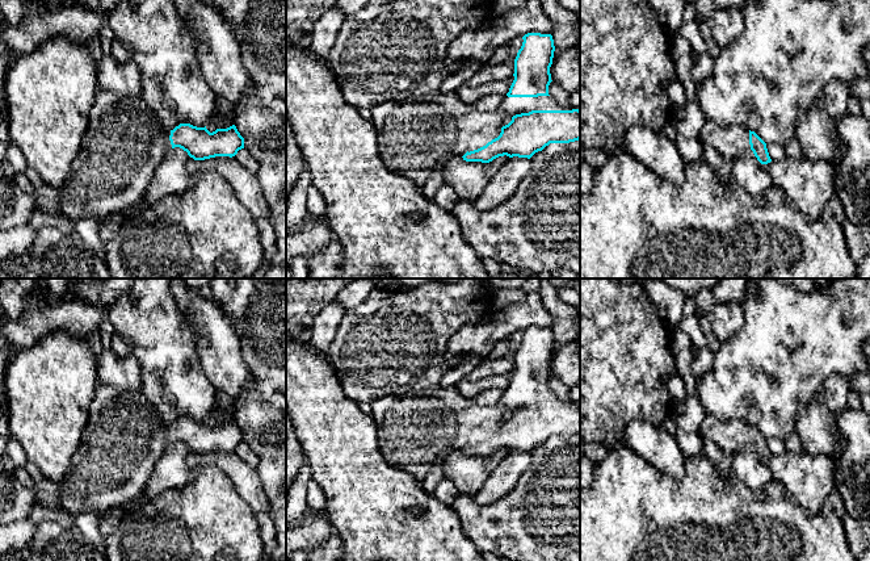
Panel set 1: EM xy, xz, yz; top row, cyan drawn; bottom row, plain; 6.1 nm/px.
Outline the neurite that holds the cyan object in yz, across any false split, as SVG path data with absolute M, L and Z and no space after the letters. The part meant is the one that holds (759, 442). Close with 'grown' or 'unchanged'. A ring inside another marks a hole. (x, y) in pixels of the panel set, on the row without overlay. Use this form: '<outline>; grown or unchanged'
M705 414L698 434L714 441L724 456L734 459L745 444L752 444L761 459L772 456L766 438L755 427L739 418L720 420L714 415Z; grown

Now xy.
M100 385L89 406L88 423L67 476L60 481L39 481L33 489L22 485L0 461L0 526L29 519L35 505L71 515L100 514L113 506L142 497L156 462L171 443L180 441L194 455L235 451L244 443L244 432L232 419L210 427L206 420L180 418L171 426L161 423L156 409L138 392L121 392Z; grown

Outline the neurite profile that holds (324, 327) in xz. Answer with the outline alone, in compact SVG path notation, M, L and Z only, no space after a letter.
M337 301L331 302L319 311L312 323L308 342L312 351L327 355L344 314L345 309Z

